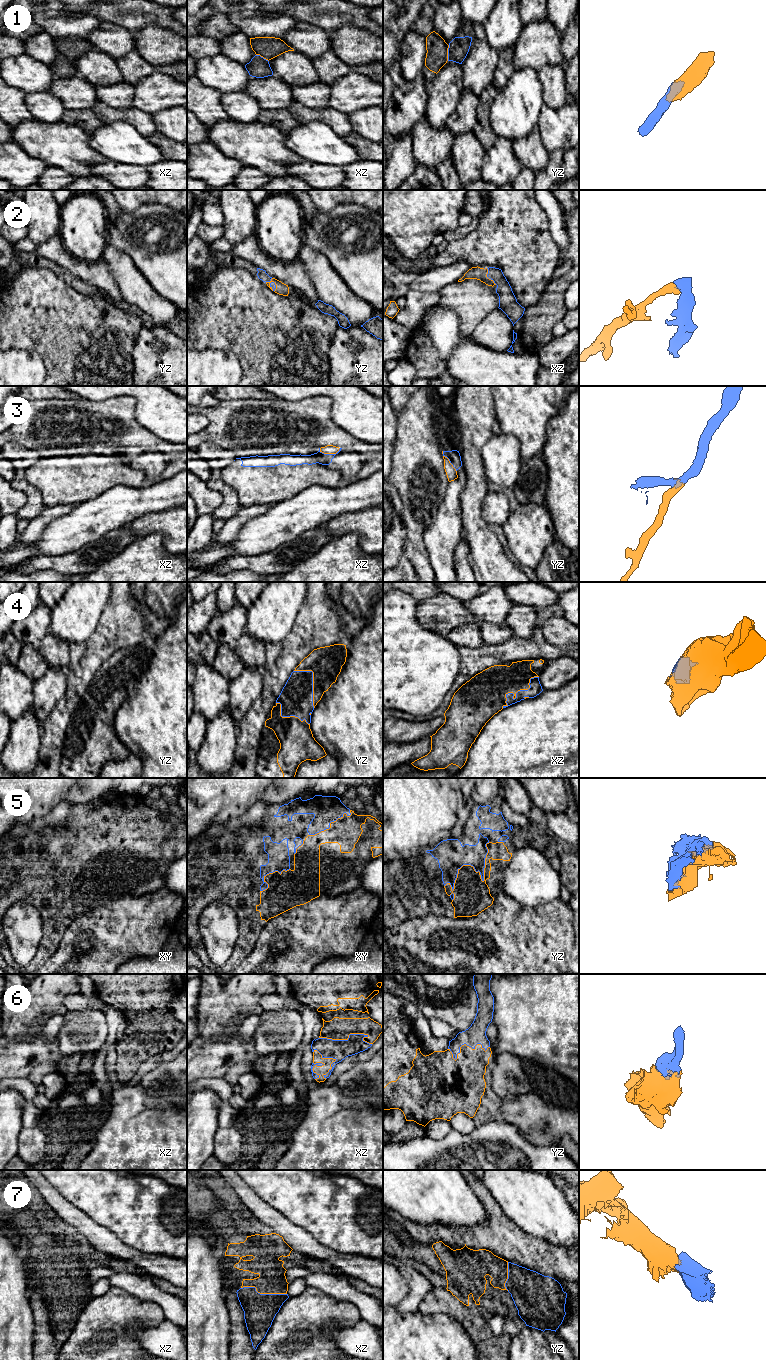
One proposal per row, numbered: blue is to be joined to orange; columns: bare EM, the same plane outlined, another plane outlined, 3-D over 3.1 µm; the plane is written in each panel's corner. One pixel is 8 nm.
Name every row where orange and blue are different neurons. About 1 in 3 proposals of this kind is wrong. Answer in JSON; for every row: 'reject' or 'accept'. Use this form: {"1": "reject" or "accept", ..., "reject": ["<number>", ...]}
{"1": "reject", "2": "accept", "3": "accept", "4": "accept", "5": "accept", "6": "accept", "7": "accept", "reject": ["1"]}

